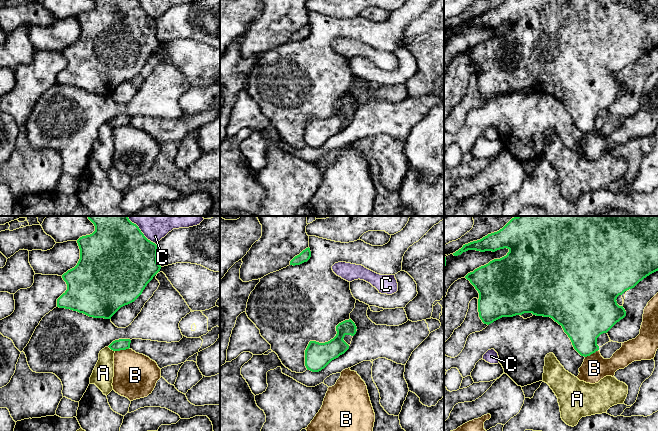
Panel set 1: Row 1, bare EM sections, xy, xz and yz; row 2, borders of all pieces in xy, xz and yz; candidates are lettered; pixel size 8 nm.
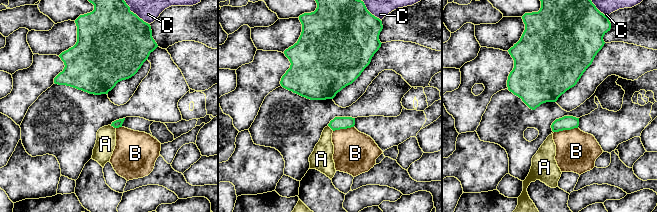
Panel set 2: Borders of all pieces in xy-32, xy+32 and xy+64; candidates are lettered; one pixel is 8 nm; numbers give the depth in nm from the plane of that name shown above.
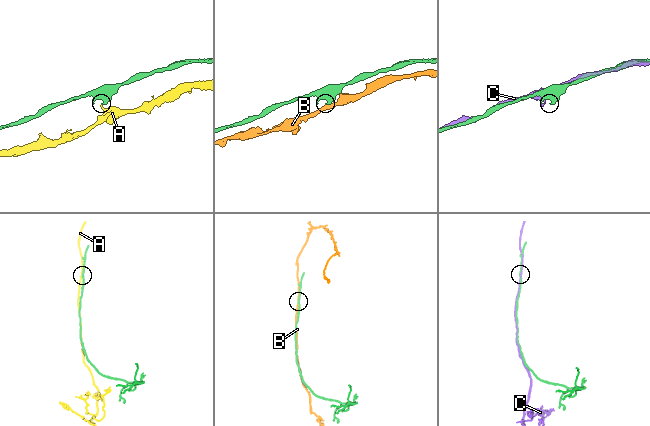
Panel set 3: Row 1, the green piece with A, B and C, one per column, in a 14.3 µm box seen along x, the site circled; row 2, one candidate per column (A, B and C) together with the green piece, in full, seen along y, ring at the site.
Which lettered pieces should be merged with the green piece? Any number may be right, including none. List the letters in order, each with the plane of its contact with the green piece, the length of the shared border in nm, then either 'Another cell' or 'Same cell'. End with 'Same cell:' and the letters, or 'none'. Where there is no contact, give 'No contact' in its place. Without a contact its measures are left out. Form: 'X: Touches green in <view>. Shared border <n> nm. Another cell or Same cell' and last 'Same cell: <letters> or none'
A: Touches green in xy. Shared border 70 nm. Another cell
B: Touches green in xy. Shared border 120 nm. Another cell
C: Touches green in xy. Shared border 240 nm. Another cell
Same cell: none

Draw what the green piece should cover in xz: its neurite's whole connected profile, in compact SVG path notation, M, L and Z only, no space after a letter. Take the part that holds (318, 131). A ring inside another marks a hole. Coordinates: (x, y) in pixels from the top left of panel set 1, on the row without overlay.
M349 95L336 102L336 112L328 118L319 119L310 117L305 126L305 142L307 146L319 148L324 145L332 136L344 130L349 121L343 116L346 111L356 110L356 101Z

